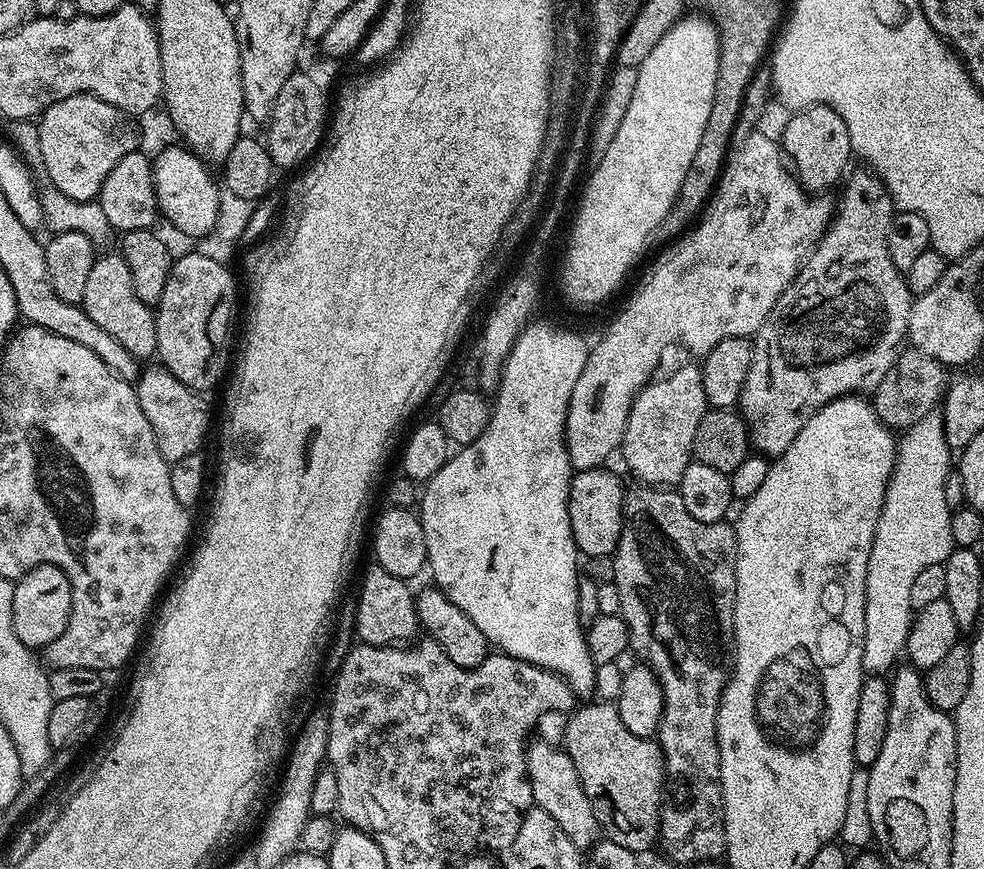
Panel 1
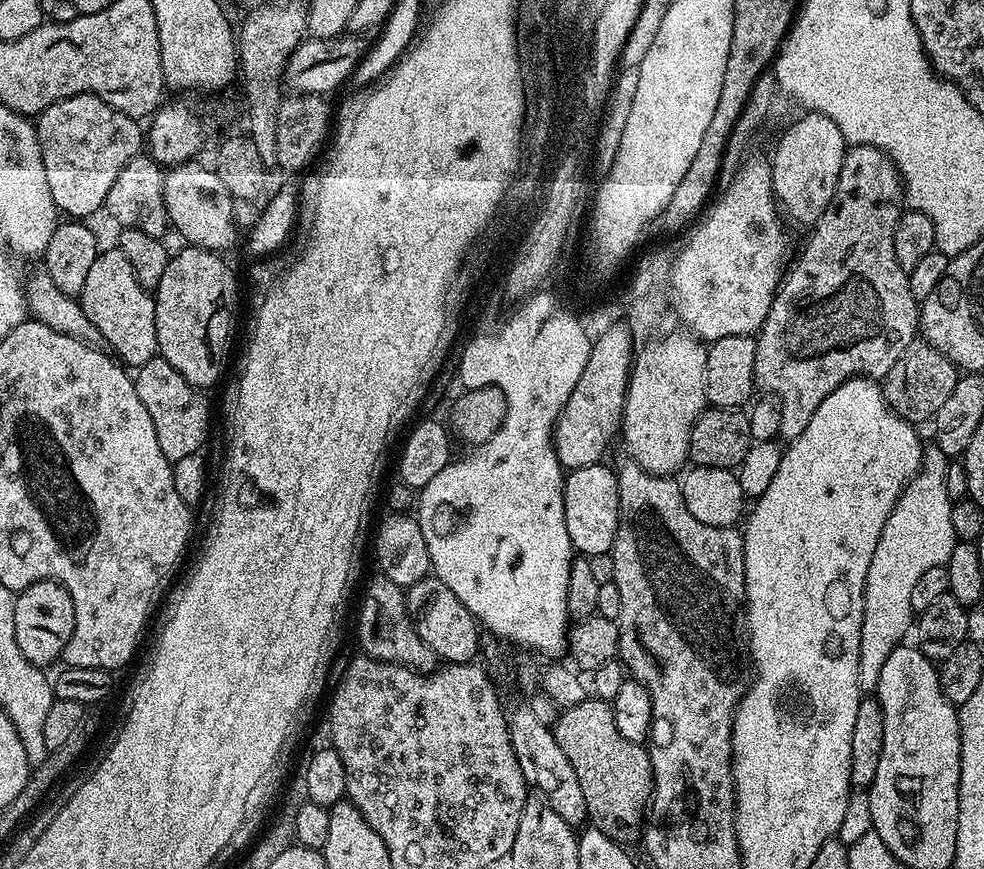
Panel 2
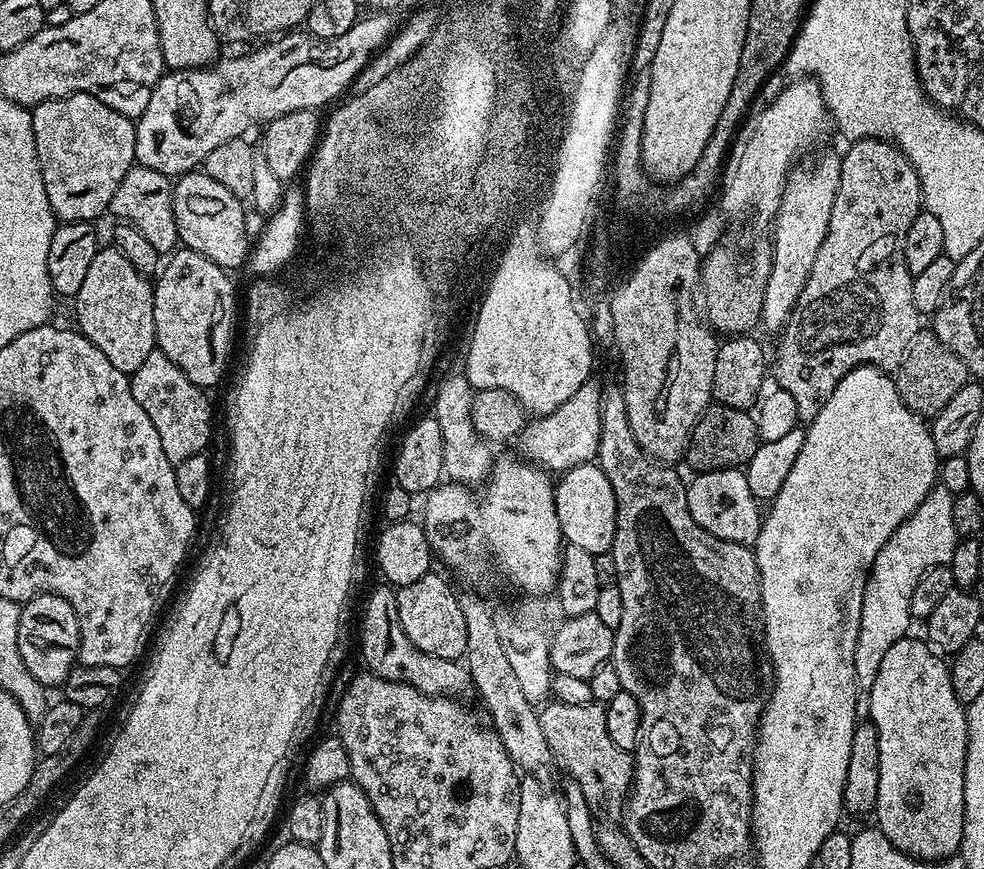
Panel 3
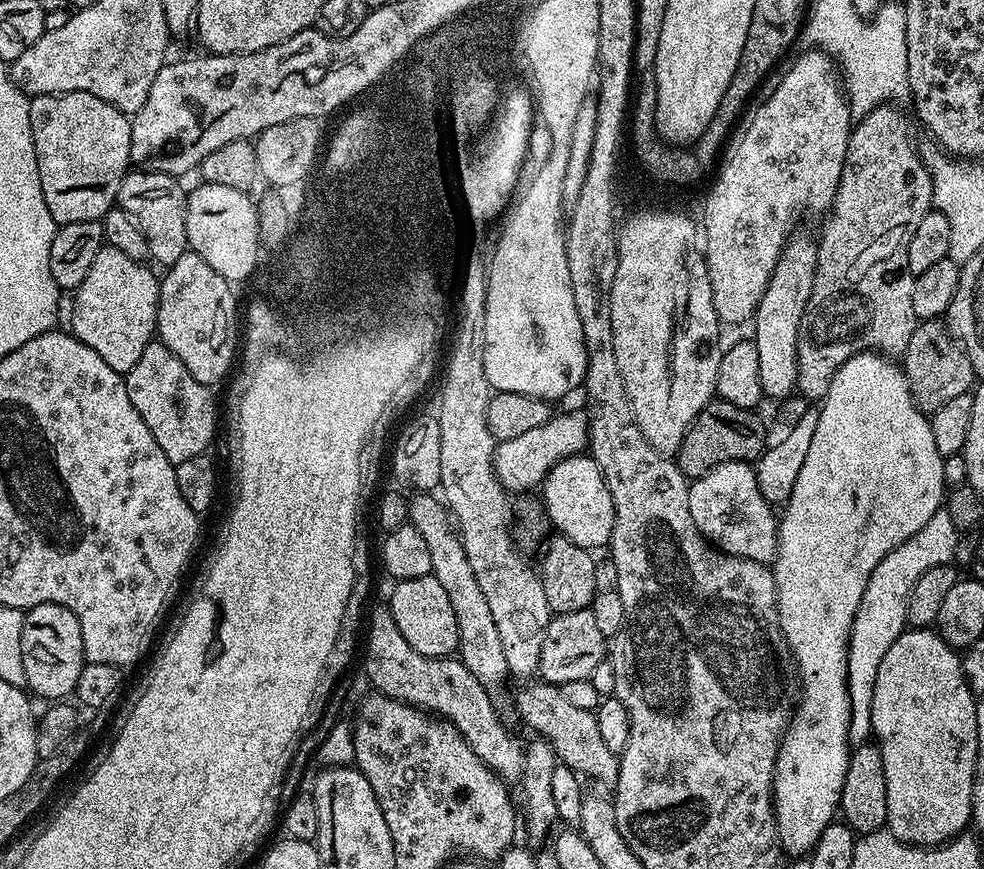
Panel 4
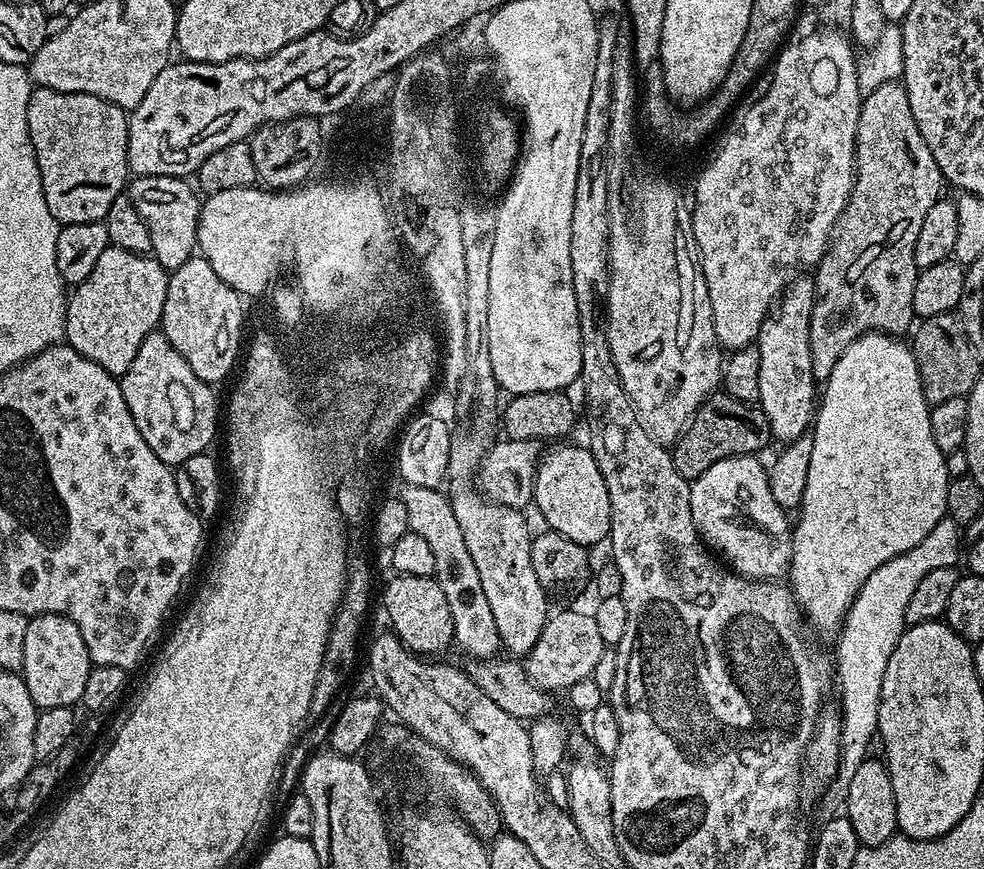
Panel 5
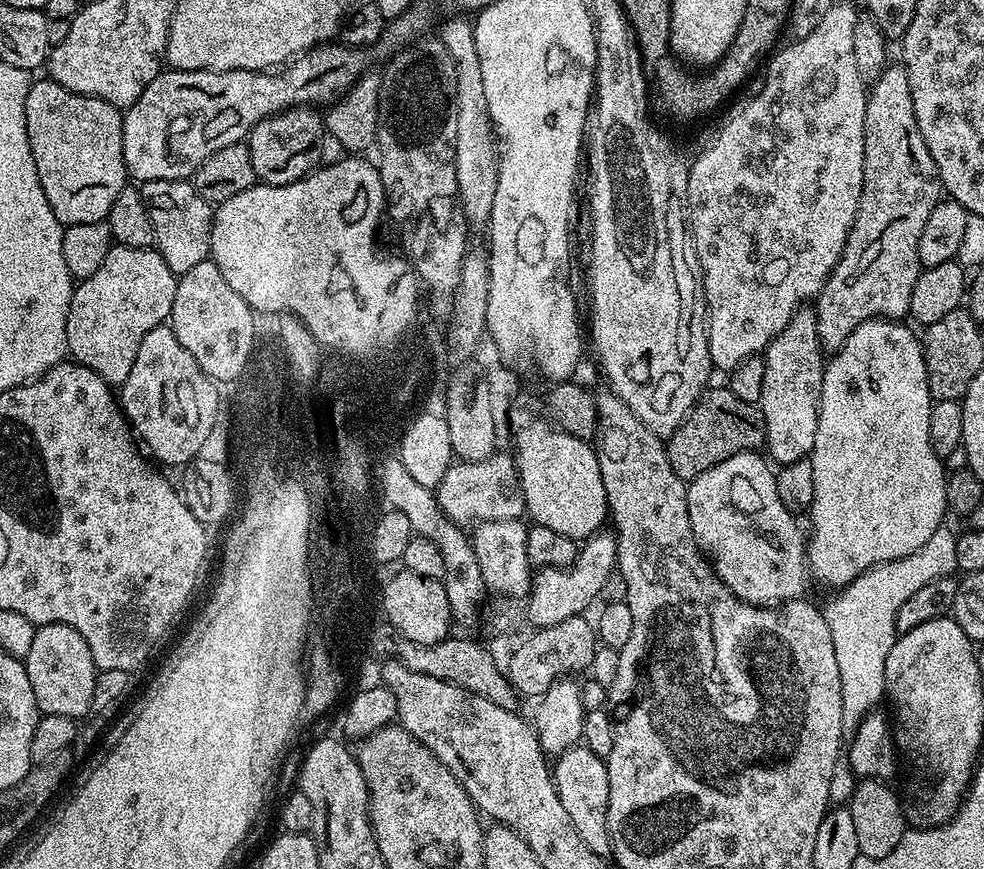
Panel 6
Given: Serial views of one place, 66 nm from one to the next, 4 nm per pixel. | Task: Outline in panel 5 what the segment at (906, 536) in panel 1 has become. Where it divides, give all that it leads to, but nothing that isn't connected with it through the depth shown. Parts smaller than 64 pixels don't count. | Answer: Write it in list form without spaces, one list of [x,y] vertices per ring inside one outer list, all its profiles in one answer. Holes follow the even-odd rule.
[[[942,519],[914,550],[906,550],[906,554],[898,554],[890,562],[882,562],[866,582],[862,582],[862,590],[854,598],[850,606],[848,615],[844,617],[843,624],[838,629],[836,640],[836,672],[834,668],[834,680],[840,683],[840,757],[836,767],[836,776],[833,780],[827,781],[828,790],[820,802],[820,824],[830,822],[835,816],[841,815],[846,806],[846,794],[850,794],[850,781],[854,778],[858,766],[862,766],[864,760],[869,759],[868,743],[877,739],[878,733],[878,702],[882,694],[882,674],[886,674],[886,662],[890,662],[890,654],[894,654],[894,646],[898,646],[898,638],[905,630],[904,619],[906,618],[906,605],[909,604],[910,598],[914,594],[918,582],[930,574],[930,570],[942,570],[942,566],[957,567],[958,559],[962,556],[962,528],[961,525],[955,524],[953,520]]]

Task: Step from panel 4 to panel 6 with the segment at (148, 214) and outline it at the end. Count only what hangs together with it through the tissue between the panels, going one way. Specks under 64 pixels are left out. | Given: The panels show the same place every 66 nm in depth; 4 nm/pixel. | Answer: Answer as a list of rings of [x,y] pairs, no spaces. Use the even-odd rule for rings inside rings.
[[[187,179],[145,180],[139,189],[146,214],[150,214],[154,247],[166,258],[166,266],[170,266],[175,276],[186,274],[186,270],[198,266],[198,262],[209,259],[214,208],[200,197],[196,187]]]

